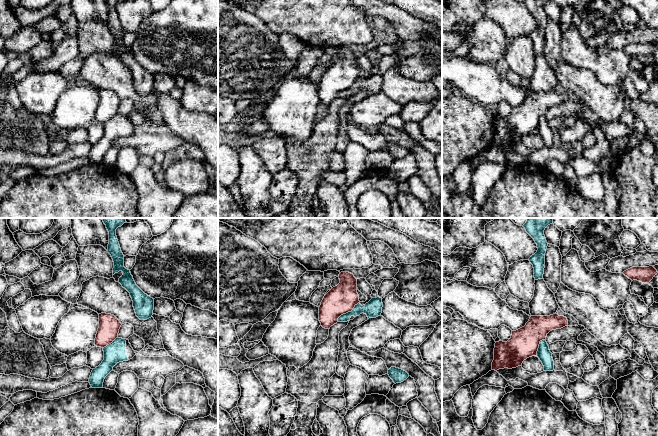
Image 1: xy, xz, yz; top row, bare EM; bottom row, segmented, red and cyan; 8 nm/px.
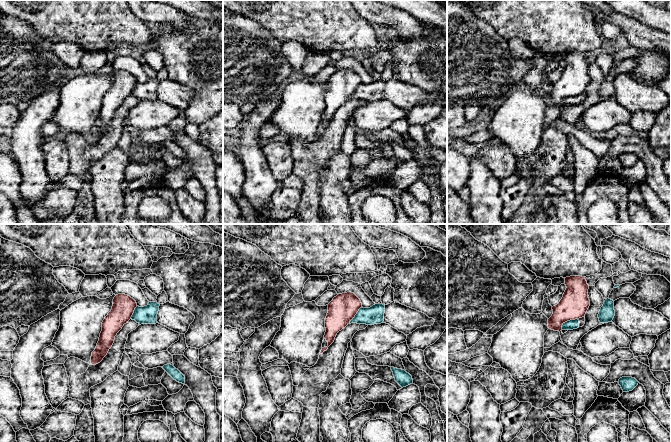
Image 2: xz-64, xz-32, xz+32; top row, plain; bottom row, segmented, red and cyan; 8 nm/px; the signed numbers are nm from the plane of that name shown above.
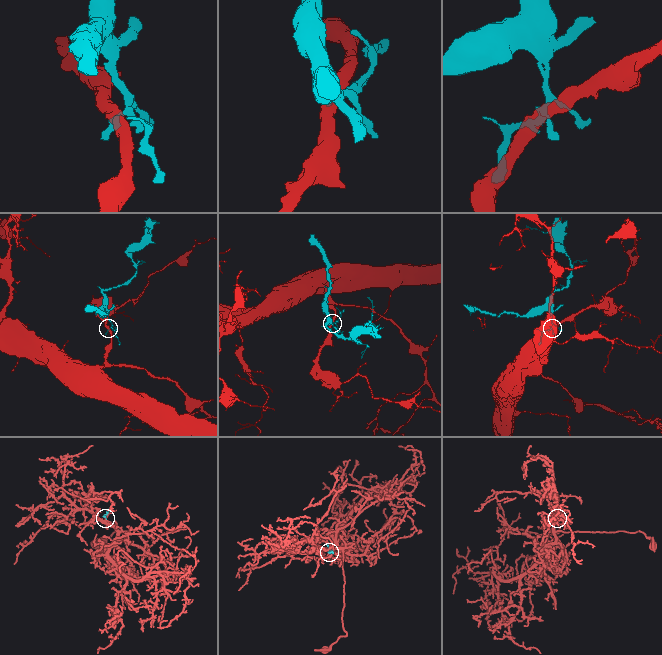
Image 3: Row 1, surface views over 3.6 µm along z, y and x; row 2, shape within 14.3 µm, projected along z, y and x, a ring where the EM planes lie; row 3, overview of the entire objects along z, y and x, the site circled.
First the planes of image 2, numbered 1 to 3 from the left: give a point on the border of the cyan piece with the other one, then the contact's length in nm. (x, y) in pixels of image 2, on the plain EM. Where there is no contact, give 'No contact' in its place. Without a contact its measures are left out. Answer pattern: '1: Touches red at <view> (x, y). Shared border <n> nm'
1: Touches red at xz-64 (133, 88). Shared border 120 nm
2: Touches red at xz-32 (355, 90). Shared border 180 nm
3: Touches red at xz+32 (567, 96). Shared border 160 nm

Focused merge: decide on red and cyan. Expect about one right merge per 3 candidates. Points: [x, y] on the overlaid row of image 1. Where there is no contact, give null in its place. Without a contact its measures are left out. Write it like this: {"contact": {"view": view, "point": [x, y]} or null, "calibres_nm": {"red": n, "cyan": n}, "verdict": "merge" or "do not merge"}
{"contact": {"view": "xz", "point": [347, 312]}, "calibres_nm": {"red": 240, "cyan": 140}, "verdict": "do not merge"}

